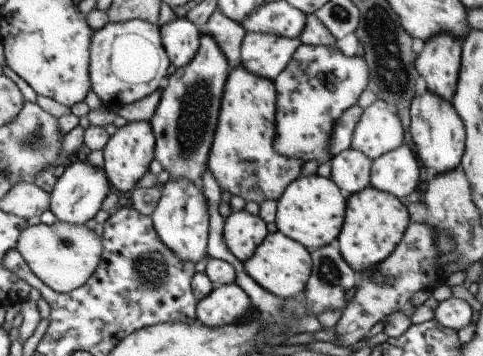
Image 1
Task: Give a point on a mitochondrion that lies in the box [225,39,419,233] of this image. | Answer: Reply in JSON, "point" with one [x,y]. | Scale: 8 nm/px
{"point":[393,80]}

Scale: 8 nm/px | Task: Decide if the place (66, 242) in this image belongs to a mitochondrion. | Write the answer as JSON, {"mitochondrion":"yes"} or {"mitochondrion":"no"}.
{"mitochondrion":"yes"}

